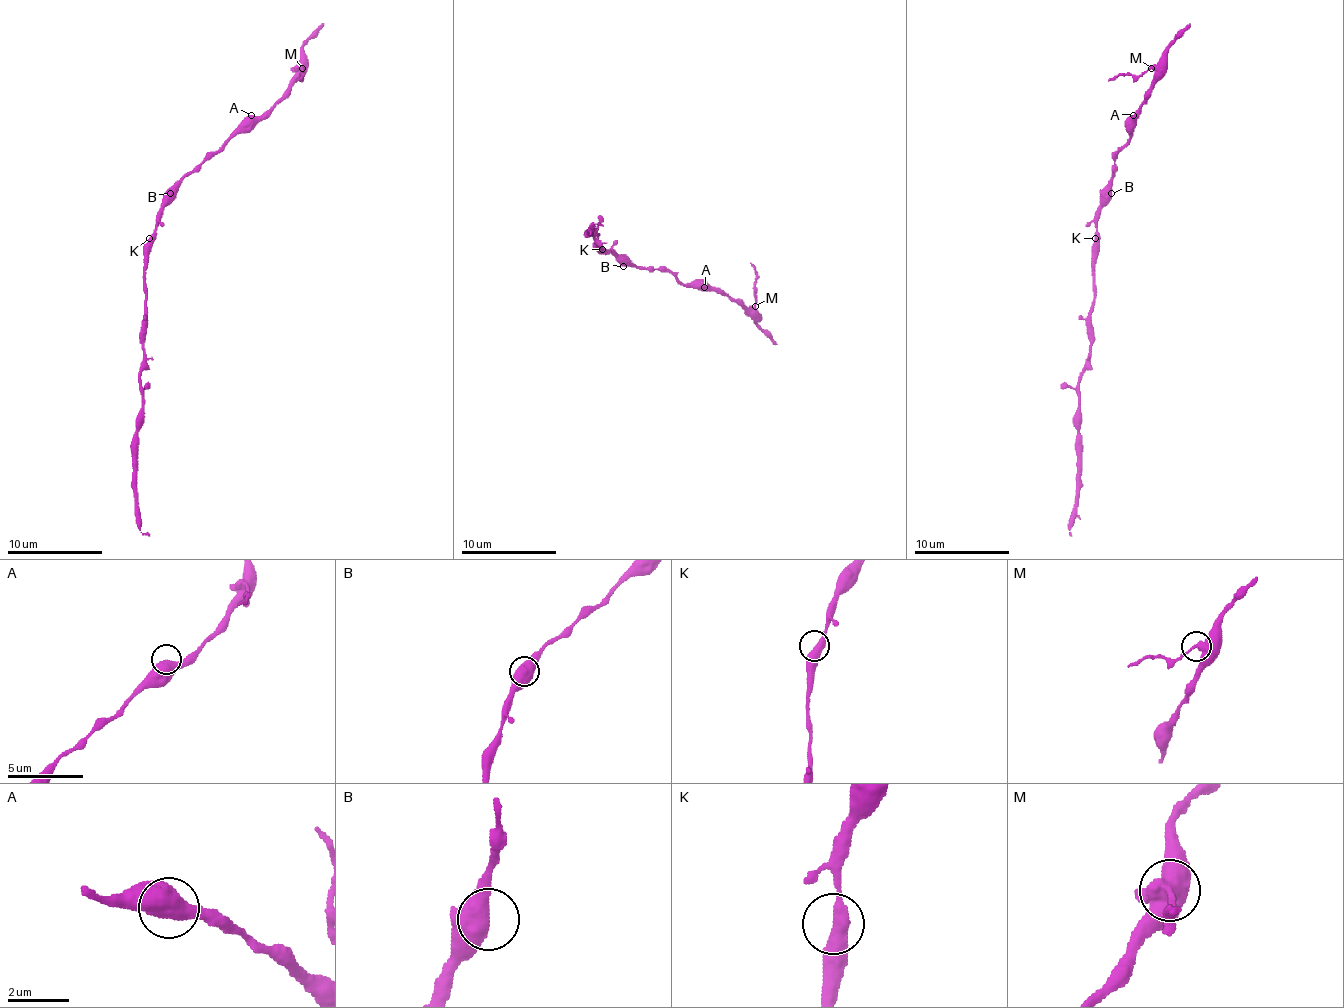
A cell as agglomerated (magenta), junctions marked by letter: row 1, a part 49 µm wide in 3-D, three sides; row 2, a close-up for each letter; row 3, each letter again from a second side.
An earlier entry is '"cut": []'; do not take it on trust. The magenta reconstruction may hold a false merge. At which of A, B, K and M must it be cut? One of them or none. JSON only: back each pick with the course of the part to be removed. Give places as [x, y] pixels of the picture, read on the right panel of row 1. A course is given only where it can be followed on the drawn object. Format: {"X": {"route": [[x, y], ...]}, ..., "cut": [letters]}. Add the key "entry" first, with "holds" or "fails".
{"entry": "fails", "M": {"route": [[1152, 67], [1138, 76], [1118, 74], [1109, 81]]}, "cut": ["M"]}

